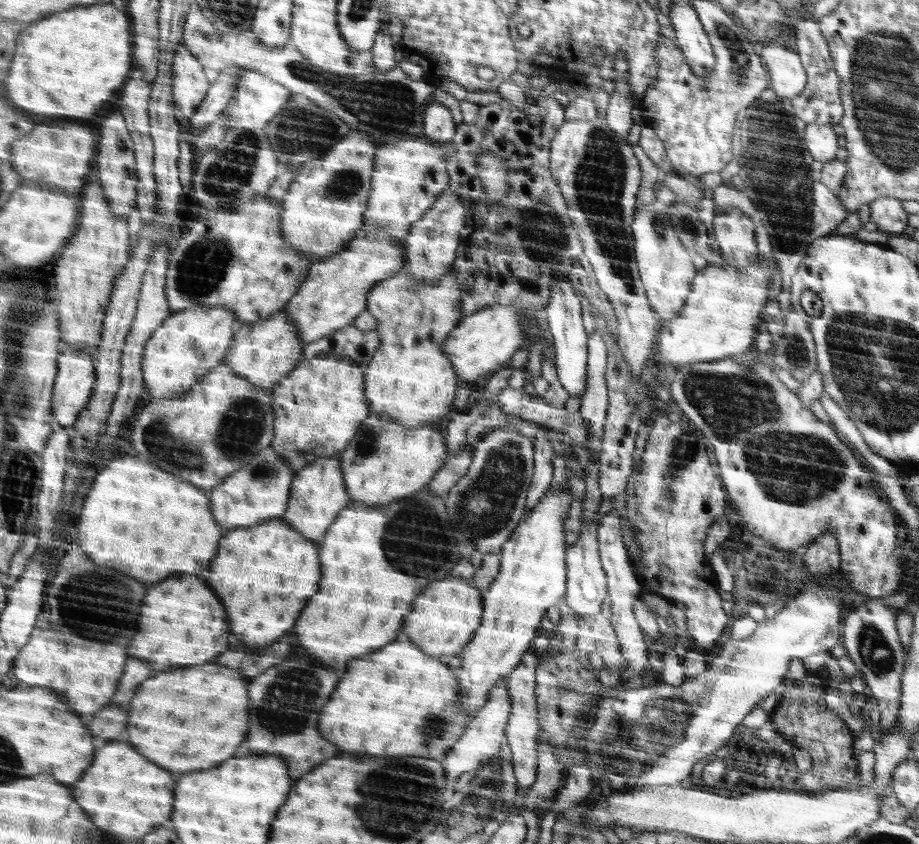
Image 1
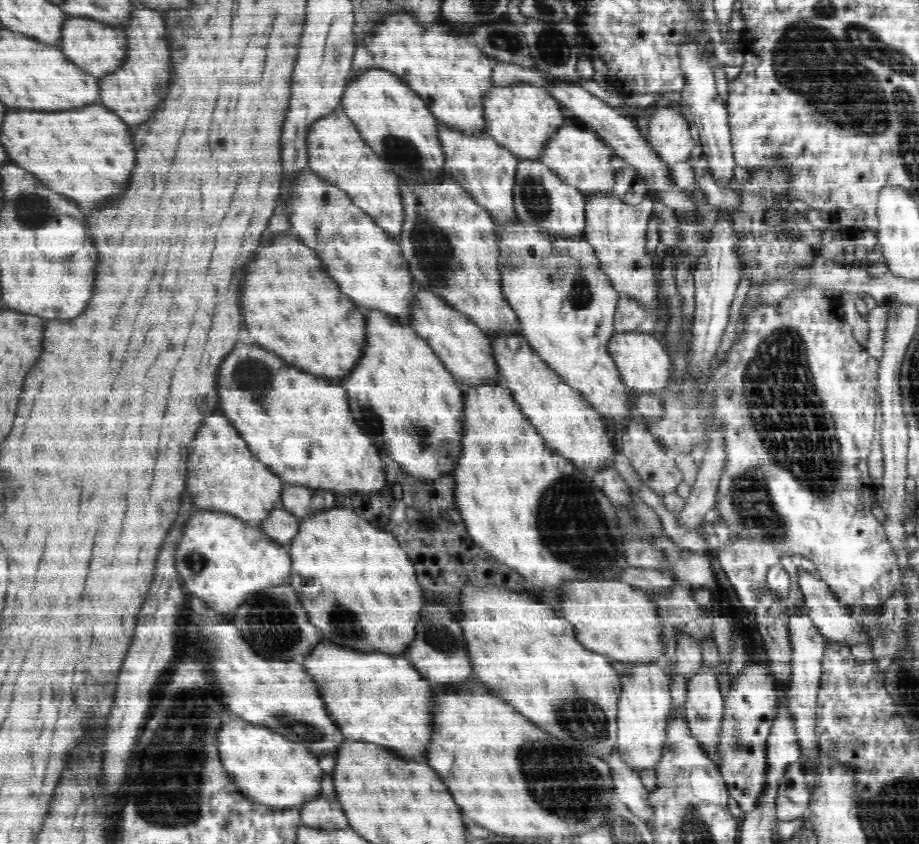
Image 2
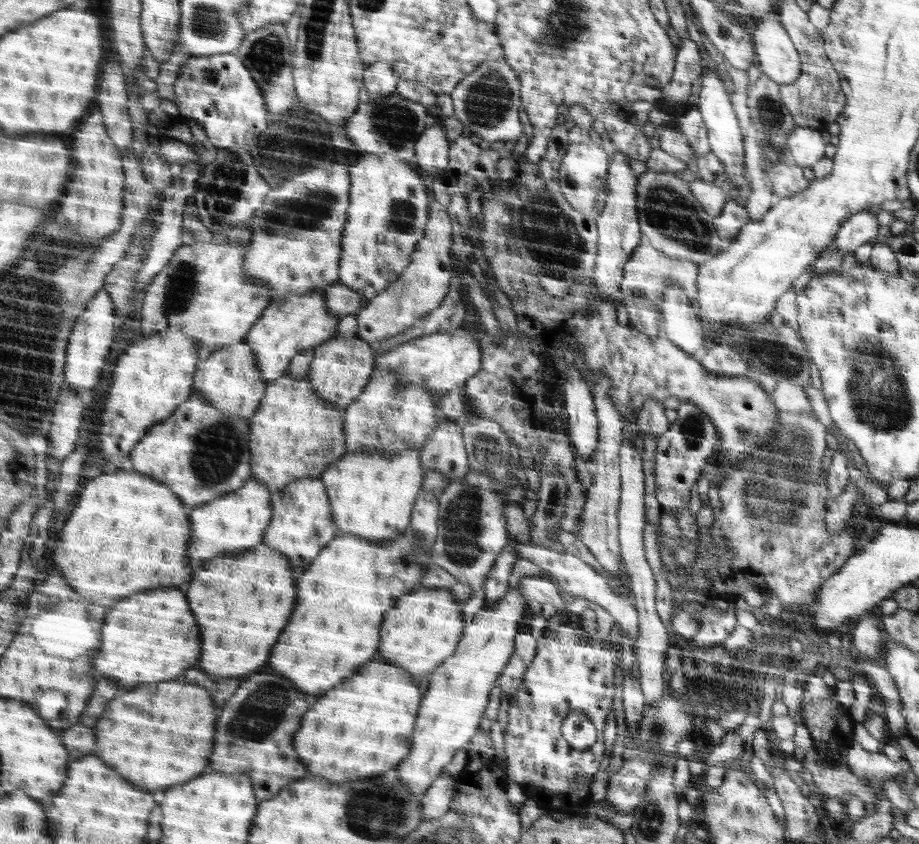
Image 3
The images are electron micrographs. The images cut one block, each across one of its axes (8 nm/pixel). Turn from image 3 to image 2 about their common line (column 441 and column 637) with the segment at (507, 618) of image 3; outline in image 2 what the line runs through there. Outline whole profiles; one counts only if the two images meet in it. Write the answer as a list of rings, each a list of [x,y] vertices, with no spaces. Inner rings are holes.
[[[633,664],[627,665],[628,670],[622,673],[621,696],[618,699],[617,710],[617,747],[622,754],[622,761],[632,770],[646,770],[656,767],[665,753],[668,743],[668,728],[670,710],[672,710],[672,696],[670,695],[669,677],[664,673],[664,668],[658,664]]]

